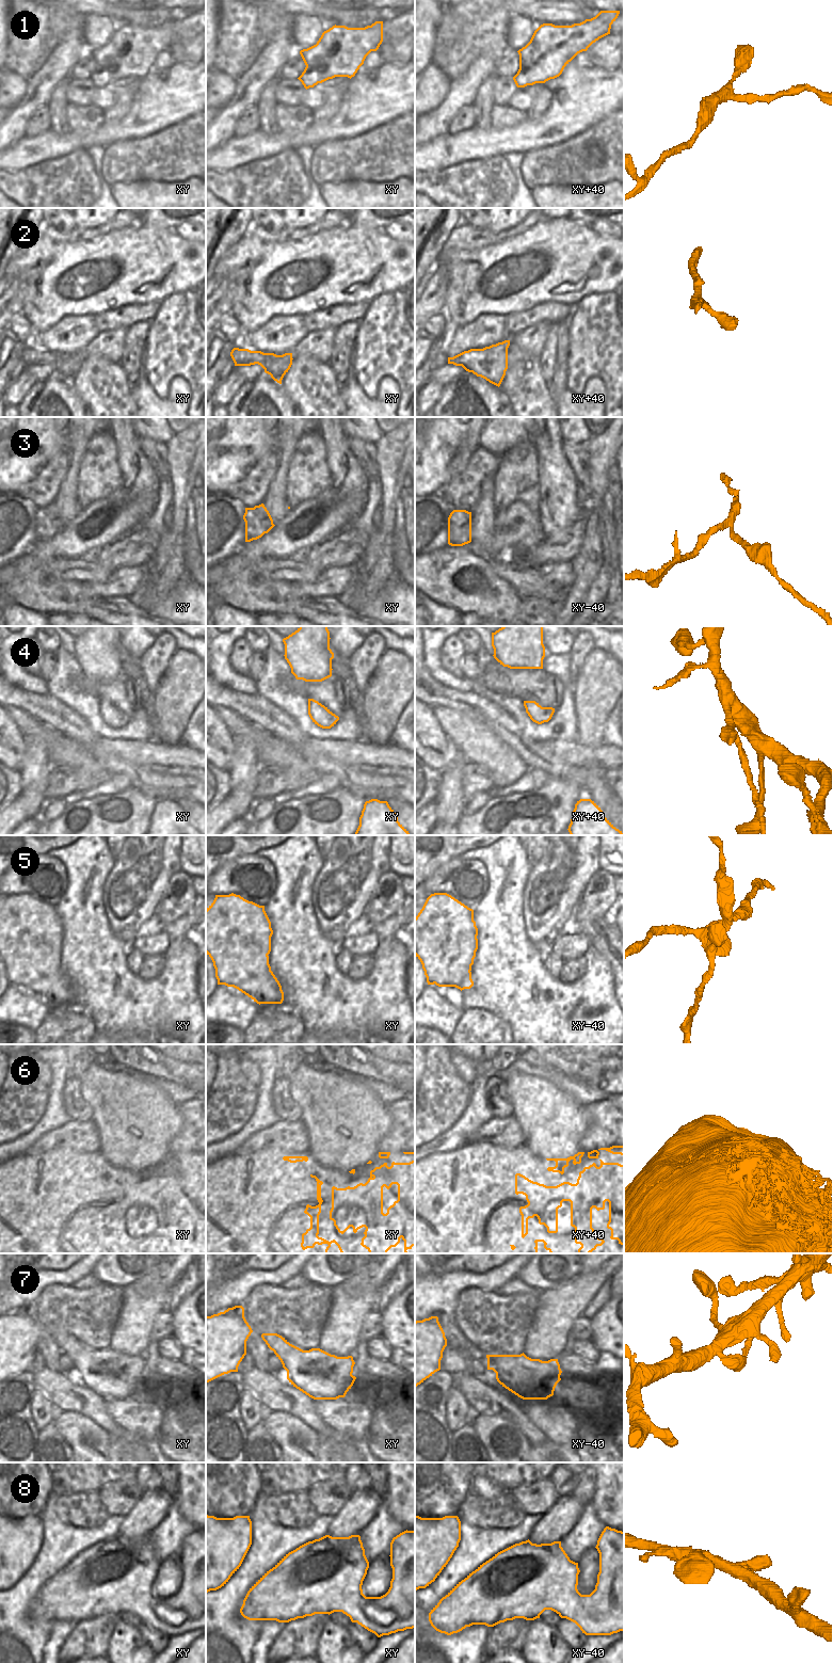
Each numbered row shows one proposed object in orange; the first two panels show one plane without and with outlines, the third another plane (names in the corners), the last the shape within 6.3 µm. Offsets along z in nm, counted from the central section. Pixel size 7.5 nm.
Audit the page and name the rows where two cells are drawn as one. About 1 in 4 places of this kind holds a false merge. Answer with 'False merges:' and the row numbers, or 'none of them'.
False merges: 3, 5

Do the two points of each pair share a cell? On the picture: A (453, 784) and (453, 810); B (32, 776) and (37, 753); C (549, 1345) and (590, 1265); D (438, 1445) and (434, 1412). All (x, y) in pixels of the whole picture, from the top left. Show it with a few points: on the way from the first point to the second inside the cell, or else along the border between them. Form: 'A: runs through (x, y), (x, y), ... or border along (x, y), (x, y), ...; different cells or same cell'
A: runs through (453, 790), (453, 803); same cell
B: runs through (34, 770), (35, 758); same cell
C: border along (603, 1264), (583, 1274); different cells
D: runs through (434, 1437), (434, 1421); same cell

